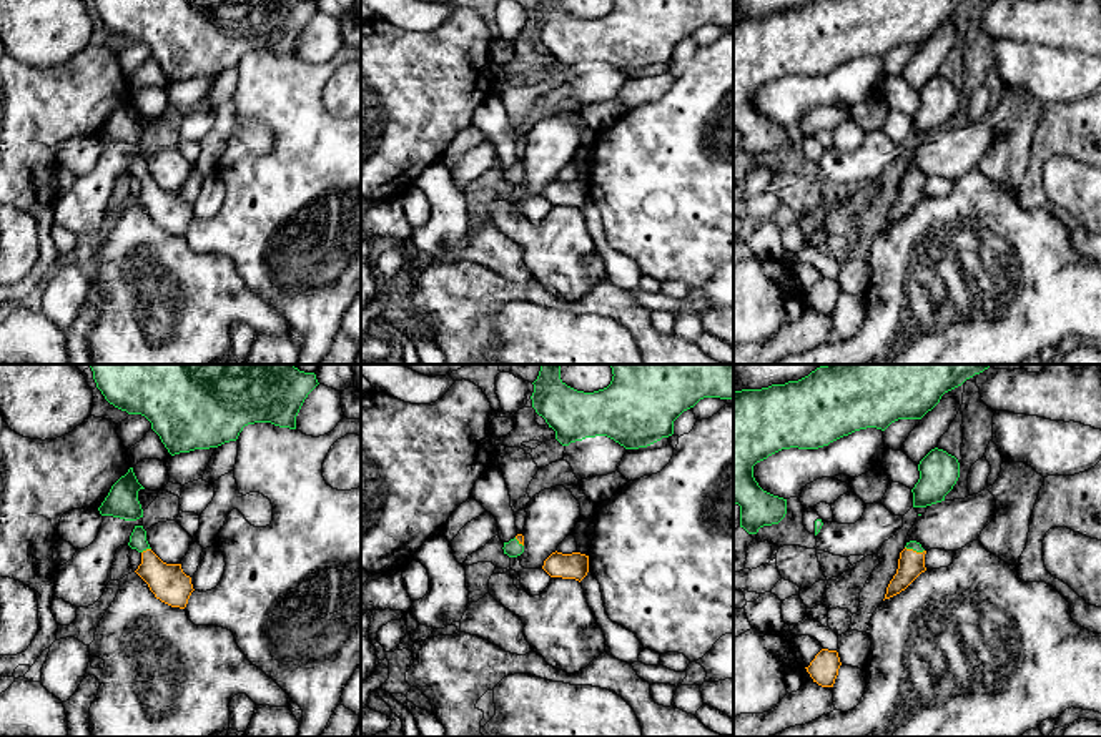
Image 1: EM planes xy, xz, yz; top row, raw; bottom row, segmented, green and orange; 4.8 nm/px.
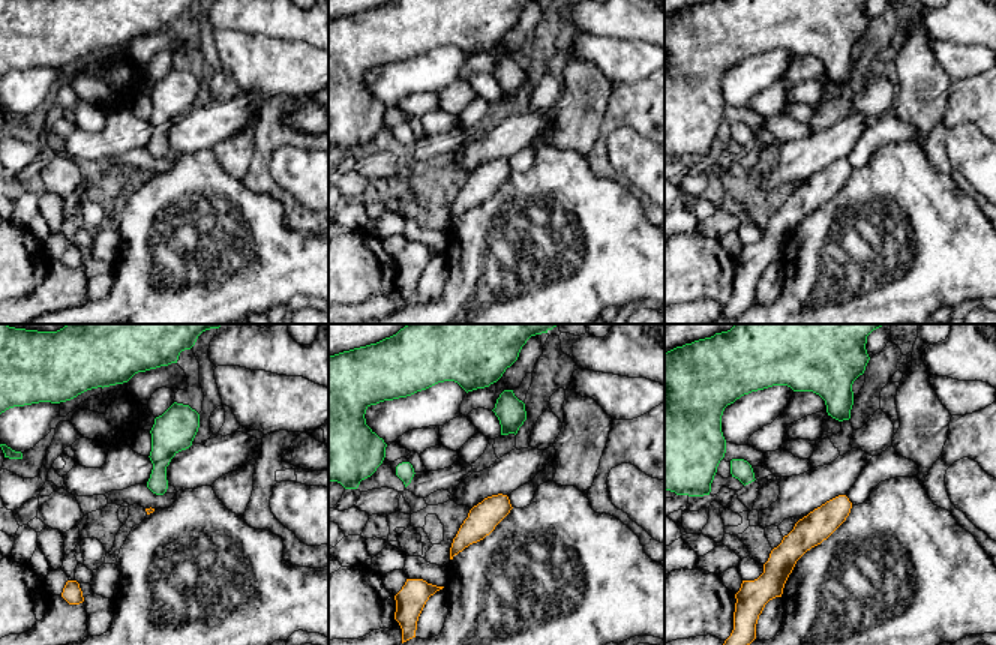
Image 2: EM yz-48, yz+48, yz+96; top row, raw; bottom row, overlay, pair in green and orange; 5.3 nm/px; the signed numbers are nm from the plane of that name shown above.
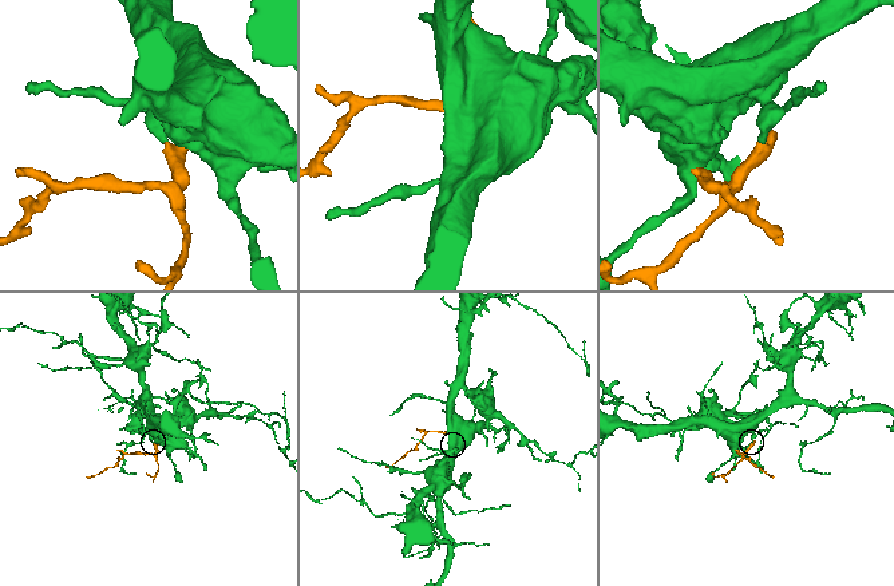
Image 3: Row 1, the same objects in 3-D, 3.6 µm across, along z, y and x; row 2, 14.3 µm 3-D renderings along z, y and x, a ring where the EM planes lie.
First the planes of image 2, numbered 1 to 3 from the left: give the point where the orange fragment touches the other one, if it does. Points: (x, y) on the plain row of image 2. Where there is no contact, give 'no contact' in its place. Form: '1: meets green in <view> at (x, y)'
1: no contact
2: no contact
3: no contact

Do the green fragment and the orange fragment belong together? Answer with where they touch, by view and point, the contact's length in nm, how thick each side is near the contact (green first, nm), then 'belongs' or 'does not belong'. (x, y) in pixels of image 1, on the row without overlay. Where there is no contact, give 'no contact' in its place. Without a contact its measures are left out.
xy (145, 177) | 50 nm | 80/180 nm | belongs

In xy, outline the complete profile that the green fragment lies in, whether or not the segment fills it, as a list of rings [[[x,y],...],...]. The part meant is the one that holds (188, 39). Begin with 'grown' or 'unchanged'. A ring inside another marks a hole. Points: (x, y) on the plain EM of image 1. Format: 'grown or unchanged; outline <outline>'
unchanged; outline [[[93,0],[105,27],[141,42],[171,83],[236,68],[244,53],[271,50],[296,57],[296,43],[319,12],[314,0]]]

